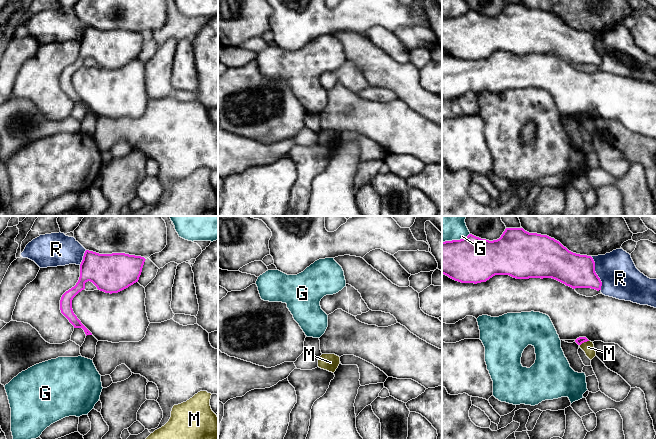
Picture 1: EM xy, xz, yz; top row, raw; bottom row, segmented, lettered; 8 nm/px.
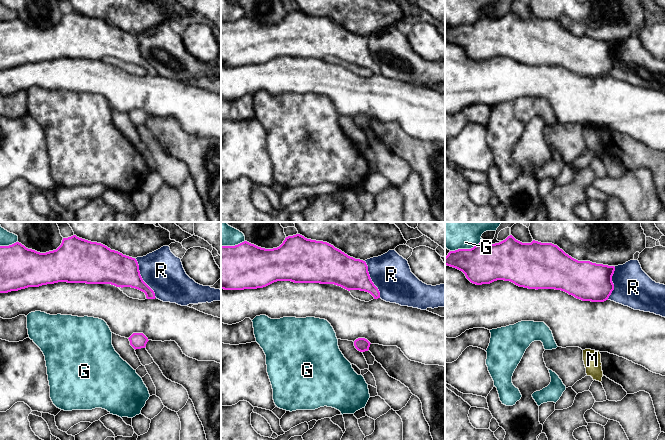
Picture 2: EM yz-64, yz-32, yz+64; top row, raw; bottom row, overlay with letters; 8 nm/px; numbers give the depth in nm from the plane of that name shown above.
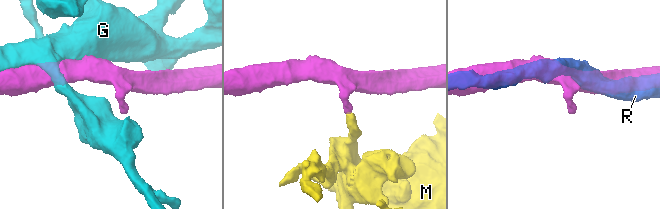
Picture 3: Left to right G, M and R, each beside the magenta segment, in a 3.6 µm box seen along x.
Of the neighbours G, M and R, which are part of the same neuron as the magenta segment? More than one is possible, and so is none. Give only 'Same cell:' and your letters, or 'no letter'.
Same cell: no letter

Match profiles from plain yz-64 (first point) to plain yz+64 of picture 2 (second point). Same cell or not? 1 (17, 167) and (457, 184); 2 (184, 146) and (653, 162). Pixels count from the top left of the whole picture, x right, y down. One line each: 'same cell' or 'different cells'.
1: different cells
2: same cell

